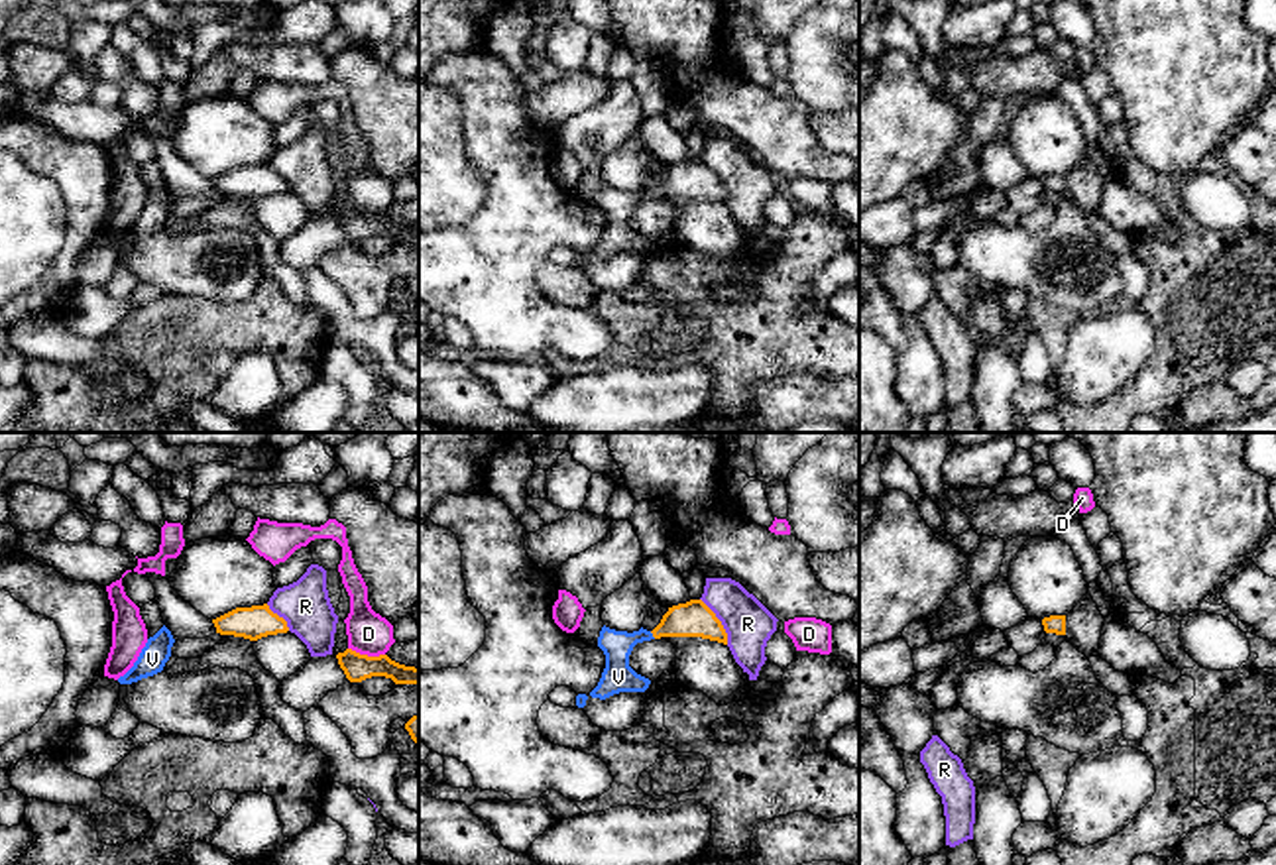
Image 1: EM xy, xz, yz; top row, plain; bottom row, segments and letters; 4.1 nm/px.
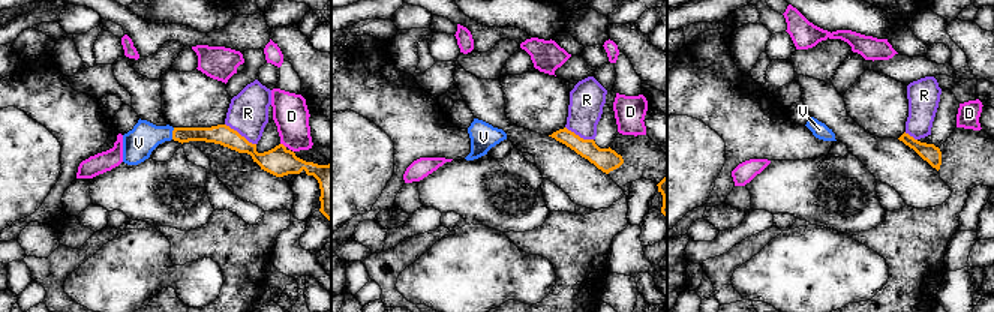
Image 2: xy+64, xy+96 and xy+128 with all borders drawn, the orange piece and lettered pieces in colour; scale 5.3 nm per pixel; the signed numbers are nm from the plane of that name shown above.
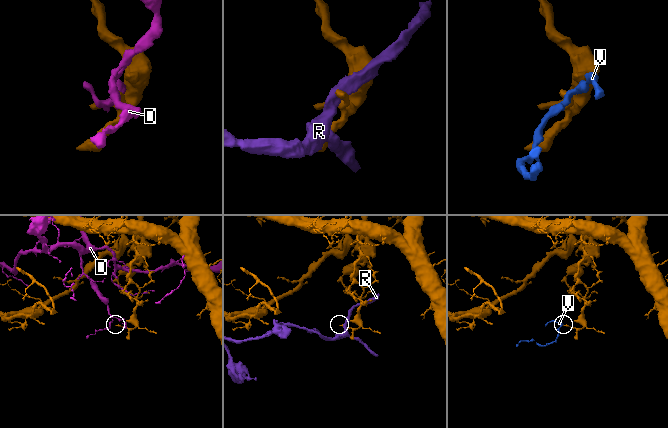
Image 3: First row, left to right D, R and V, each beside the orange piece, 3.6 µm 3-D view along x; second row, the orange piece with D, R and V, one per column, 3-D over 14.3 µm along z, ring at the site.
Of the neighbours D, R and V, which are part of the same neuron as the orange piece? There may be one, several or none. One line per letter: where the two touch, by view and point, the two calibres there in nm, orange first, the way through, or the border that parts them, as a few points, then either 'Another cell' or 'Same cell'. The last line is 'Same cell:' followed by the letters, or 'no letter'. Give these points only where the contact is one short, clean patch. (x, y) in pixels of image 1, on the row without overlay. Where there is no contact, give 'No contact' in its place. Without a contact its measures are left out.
D: Touches orange at xy (366, 215). Thickness 120 nm (orange) against 180 nm. Boundary: xy (348, 207), (368, 215), (384, 215). Another cell
R: Touches orange at xz (720, 181). Thickness 150 nm (orange) against 190 nm. Another cell
V: Touches orange at xz (653, 195). Thickness 150 nm (orange) against 130 nm. Path across: xz (695, 177), (681, 179), (653, 195), (618, 213), (618, 236). Same cell
Same cell: V

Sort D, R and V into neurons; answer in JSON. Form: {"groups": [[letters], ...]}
{"groups": [["D"], ["R"], ["V"]]}

